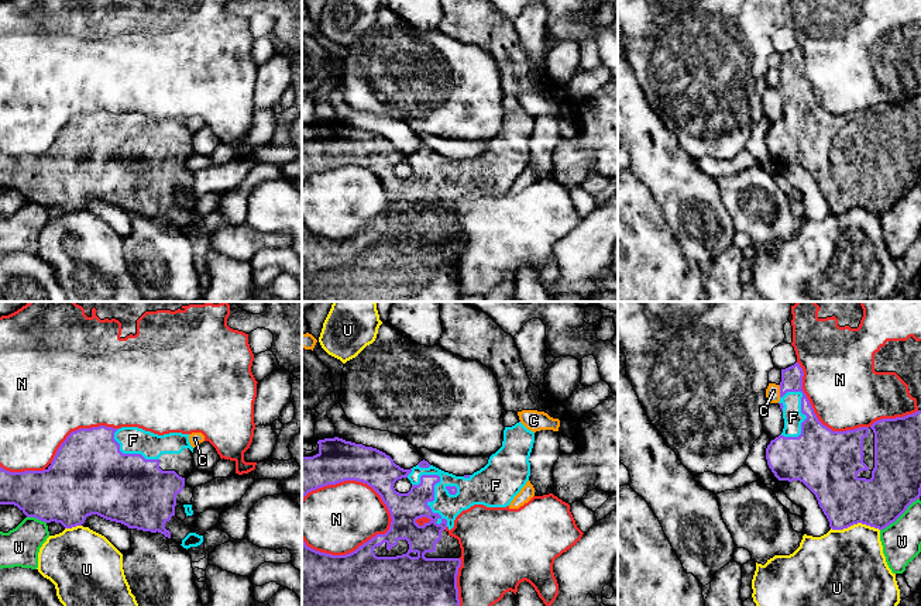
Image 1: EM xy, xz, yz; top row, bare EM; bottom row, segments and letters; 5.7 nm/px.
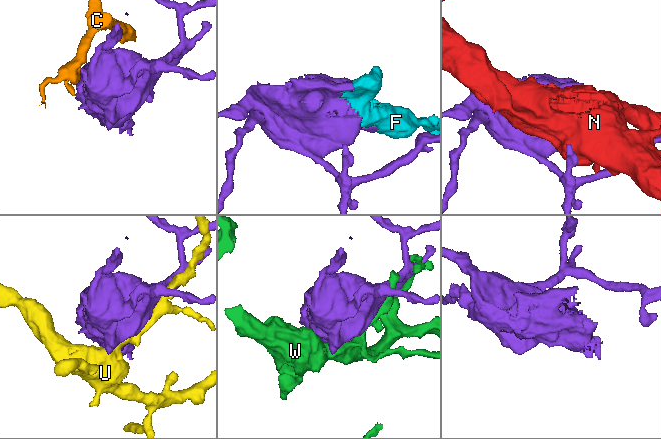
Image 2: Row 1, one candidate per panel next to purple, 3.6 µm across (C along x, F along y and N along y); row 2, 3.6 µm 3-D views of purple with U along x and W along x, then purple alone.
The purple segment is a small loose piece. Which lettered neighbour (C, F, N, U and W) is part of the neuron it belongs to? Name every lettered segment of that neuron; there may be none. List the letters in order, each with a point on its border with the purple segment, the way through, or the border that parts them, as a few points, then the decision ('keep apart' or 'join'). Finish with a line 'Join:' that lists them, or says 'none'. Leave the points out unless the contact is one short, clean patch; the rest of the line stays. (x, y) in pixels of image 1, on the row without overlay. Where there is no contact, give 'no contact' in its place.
C: contact yz (780, 75); keep apart
F: contact xz (433, 181); join
N: contact xz (353, 236); keep apart
U: contact yz (855, 207); keep apart
W: contact yz (899, 200); keep apart
Join: F

